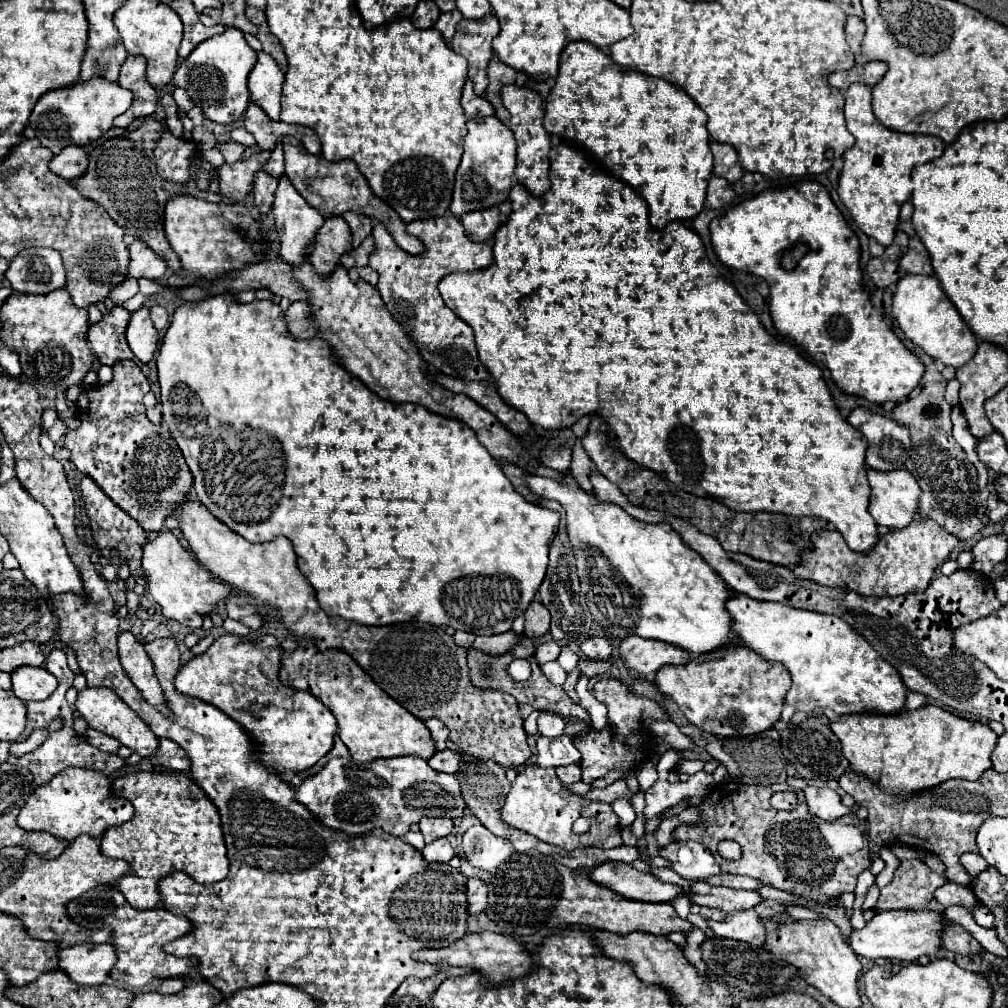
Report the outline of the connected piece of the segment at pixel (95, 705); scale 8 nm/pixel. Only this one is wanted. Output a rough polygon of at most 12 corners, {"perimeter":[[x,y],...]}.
{"perimeter":[[86,687],[84,721],[140,757],[156,751],[150,727],[106,687]]}

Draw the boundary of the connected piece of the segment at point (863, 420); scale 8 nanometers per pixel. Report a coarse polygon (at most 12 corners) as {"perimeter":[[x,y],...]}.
{"perimeter":[[856,407],[866,465],[902,469],[912,445],[904,425]]}

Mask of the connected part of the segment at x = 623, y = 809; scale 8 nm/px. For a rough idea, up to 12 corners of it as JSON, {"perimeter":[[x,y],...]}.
{"perimeter":[[616,799],[612,803],[620,825],[628,827],[634,823],[634,813],[630,801]]}

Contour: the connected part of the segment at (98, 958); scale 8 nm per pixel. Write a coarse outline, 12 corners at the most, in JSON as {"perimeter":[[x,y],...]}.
{"perimeter":[[82,943],[58,951],[58,969],[78,985],[110,979],[110,943]]}

